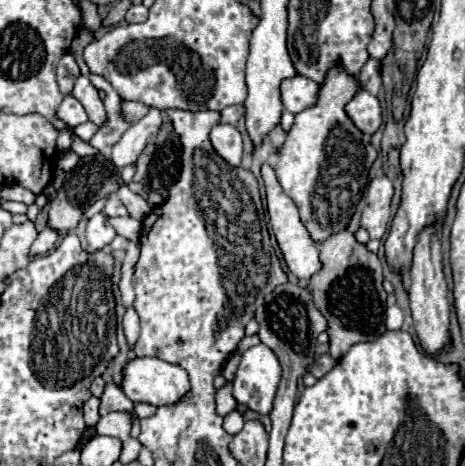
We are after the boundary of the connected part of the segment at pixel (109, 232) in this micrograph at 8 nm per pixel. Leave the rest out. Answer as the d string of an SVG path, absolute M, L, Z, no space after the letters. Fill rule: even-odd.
M102 212L88 220L86 240L88 240L88 244L90 244L90 250L100 250L100 248L108 246L114 236L116 236L116 232L114 232L112 224L108 222L108 218L106 218Z

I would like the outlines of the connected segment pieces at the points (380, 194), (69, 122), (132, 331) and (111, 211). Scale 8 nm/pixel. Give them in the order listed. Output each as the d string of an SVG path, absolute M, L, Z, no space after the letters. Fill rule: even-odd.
M388 176L374 178L366 188L366 208L362 211L361 227L368 230L370 238L382 238L390 222L390 202L394 186Z
M66 96L62 100L62 104L58 106L58 118L66 124L66 126L72 126L76 128L78 124L84 124L88 122L88 116L86 116L86 110L84 106L74 98L74 96Z
M128 308L122 324L124 324L124 334L128 338L128 346L134 348L136 346L136 340L140 336L140 318L138 318L138 312L132 310L132 308Z
M110 196L110 198L106 200L104 214L112 218L112 216L126 216L128 212L126 212L126 208L124 208L124 204L120 202L120 198L118 198L118 196Z

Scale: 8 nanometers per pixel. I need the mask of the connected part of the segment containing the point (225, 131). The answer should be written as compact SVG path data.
M216 124L212 128L212 146L214 150L230 164L240 166L242 160L242 136L232 124Z

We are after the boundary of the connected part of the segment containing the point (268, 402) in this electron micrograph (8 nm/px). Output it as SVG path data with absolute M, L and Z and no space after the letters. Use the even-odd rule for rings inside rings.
M256 344L242 354L234 378L234 398L258 414L270 414L282 378L276 354L266 344Z

